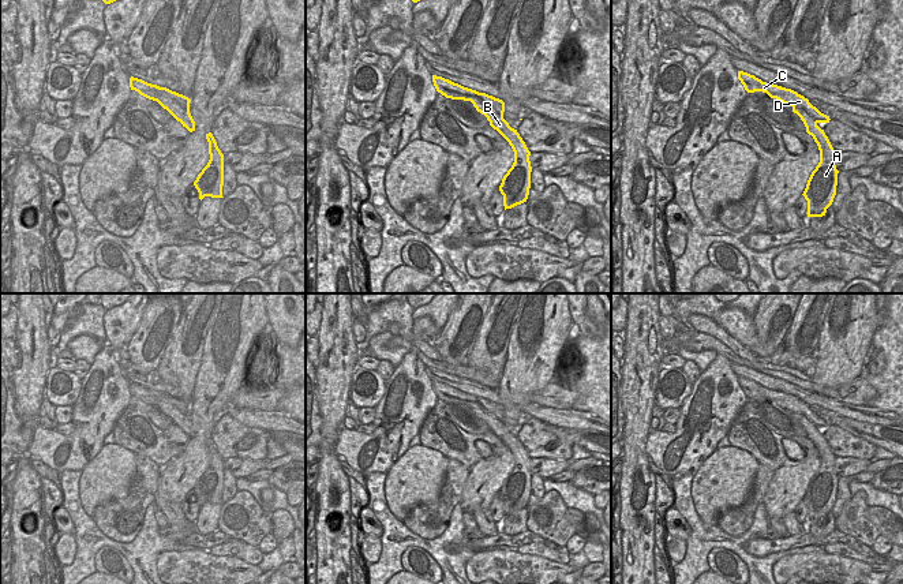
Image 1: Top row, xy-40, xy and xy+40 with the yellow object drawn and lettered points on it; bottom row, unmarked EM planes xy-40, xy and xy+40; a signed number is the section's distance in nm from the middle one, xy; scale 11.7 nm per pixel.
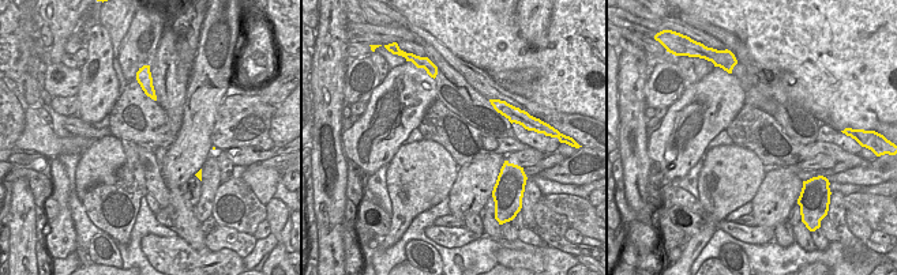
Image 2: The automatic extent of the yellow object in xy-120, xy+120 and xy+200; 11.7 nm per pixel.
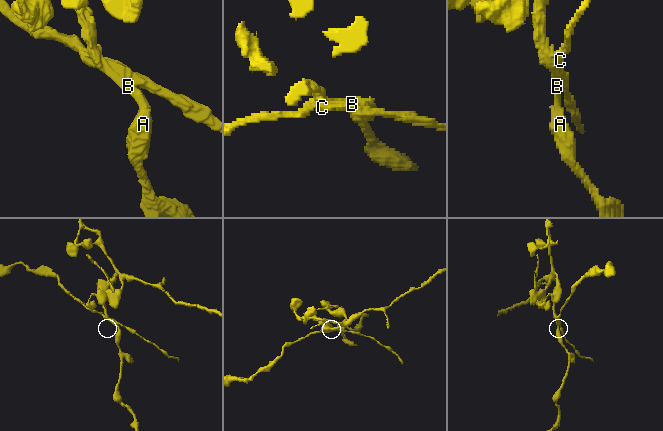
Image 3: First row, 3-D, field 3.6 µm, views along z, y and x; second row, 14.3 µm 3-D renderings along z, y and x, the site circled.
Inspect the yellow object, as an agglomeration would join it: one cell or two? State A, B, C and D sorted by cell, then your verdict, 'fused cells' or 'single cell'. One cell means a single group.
groups A B C / D; fused cells

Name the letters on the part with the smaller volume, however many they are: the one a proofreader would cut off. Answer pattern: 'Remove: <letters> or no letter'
Remove: D

